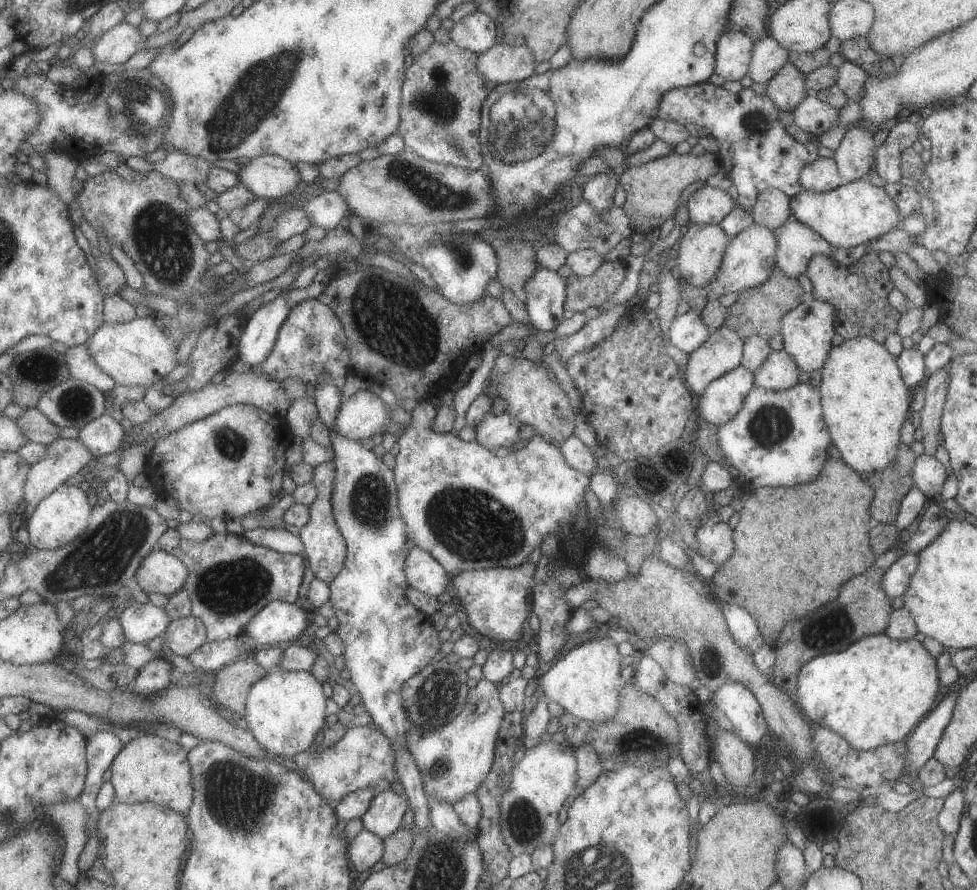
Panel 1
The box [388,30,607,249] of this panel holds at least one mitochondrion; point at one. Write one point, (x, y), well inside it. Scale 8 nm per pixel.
(514, 123)

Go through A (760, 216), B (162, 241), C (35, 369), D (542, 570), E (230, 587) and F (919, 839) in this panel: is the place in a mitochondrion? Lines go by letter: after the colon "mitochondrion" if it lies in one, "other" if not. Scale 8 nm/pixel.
A: other
B: mitochondrion
C: mitochondrion
D: other
E: mitochondrion
F: other

